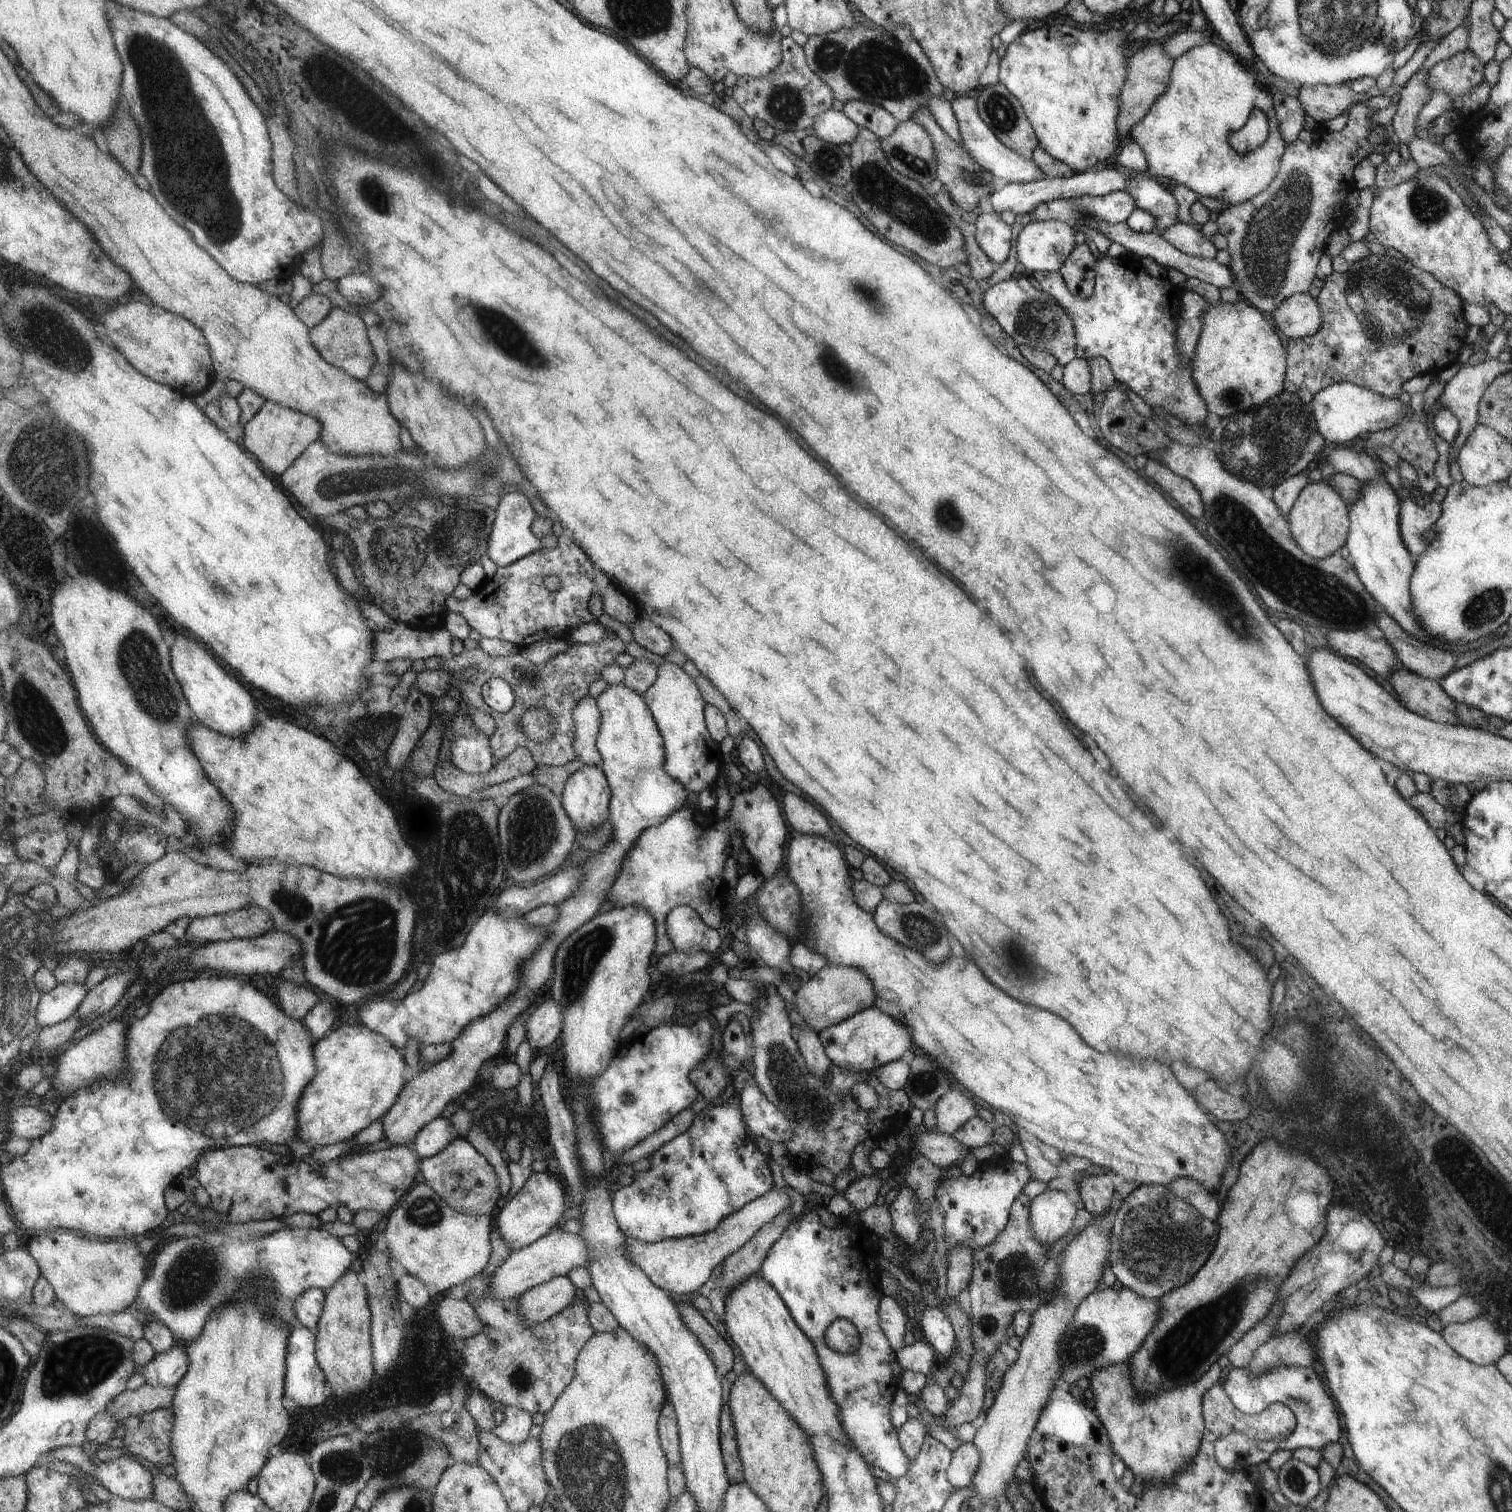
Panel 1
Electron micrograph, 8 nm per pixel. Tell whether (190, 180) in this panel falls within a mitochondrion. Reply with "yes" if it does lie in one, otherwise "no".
yes

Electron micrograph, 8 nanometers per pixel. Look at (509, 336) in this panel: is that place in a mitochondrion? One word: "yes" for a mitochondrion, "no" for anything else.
yes

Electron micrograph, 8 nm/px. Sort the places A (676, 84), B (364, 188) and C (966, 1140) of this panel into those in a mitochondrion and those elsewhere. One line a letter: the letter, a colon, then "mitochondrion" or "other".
A: other
B: mitochondrion
C: other

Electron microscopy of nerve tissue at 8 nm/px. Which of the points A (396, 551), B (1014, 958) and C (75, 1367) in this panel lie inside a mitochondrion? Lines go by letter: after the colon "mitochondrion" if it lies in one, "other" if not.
A: mitochondrion
B: mitochondrion
C: mitochondrion

